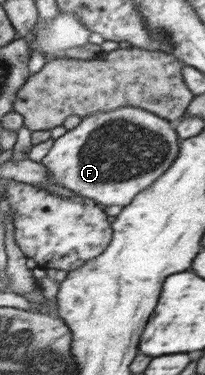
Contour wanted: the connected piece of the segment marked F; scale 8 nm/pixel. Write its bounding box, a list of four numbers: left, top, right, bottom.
[38,107,178,207]

